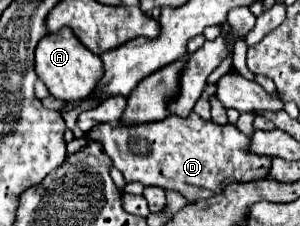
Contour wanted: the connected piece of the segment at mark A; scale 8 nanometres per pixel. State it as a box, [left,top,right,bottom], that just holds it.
[36,29,104,103]

